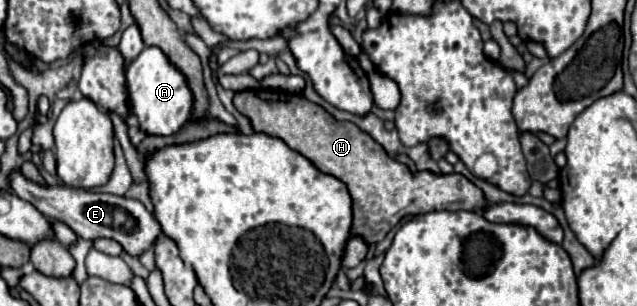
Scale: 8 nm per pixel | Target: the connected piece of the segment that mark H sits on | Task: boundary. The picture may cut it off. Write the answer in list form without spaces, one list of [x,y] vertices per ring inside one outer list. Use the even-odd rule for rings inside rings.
[[[257,89],[239,91],[233,105],[249,117],[253,131],[267,133],[283,139],[293,151],[307,157],[321,173],[341,179],[353,199],[353,225],[351,237],[361,237],[367,245],[381,241],[403,217],[429,213],[429,211],[483,211],[485,197],[463,175],[433,175],[429,171],[409,173],[405,165],[391,159],[385,149],[375,143],[367,133],[349,121],[335,121],[325,109],[307,101],[297,93],[283,93]],[[387,231],[387,233],[385,233]]]

